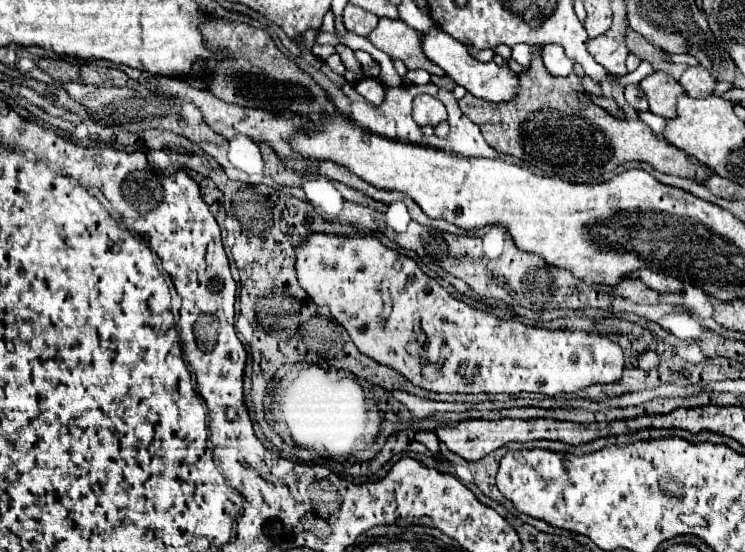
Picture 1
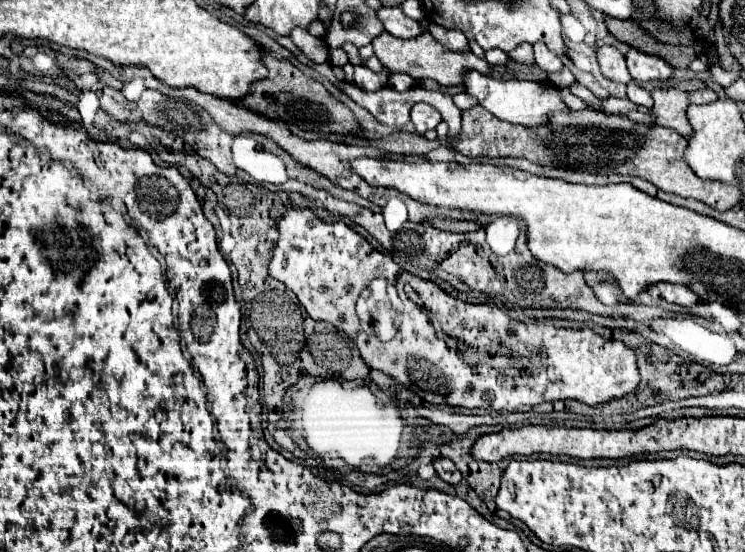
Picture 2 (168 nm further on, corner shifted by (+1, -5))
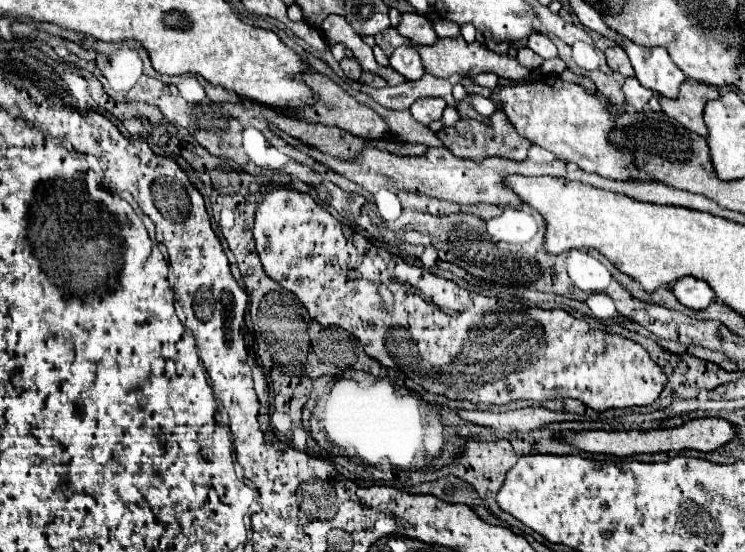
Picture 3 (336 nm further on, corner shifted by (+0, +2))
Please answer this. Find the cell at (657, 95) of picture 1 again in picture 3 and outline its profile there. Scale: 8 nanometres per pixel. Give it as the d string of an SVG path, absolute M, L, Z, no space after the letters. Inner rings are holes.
M686 80L680 86L678 98L660 96L660 106L672 120L678 120L684 128L688 128L700 136L706 136L708 128L702 120L702 110L704 110L704 104L708 100L718 98L718 96L720 94L714 86Z

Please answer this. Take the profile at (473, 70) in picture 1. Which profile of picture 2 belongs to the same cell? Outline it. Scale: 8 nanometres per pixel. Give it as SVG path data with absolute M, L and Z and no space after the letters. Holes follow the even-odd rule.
M471 71L471 73L465 73L465 87L467 87L467 93L473 95L497 119L523 125L527 129L535 129L547 123L555 111L569 111L565 101L559 95L559 89L551 83L531 83L531 81L519 81L519 79L501 81L497 77L487 77L477 71Z

